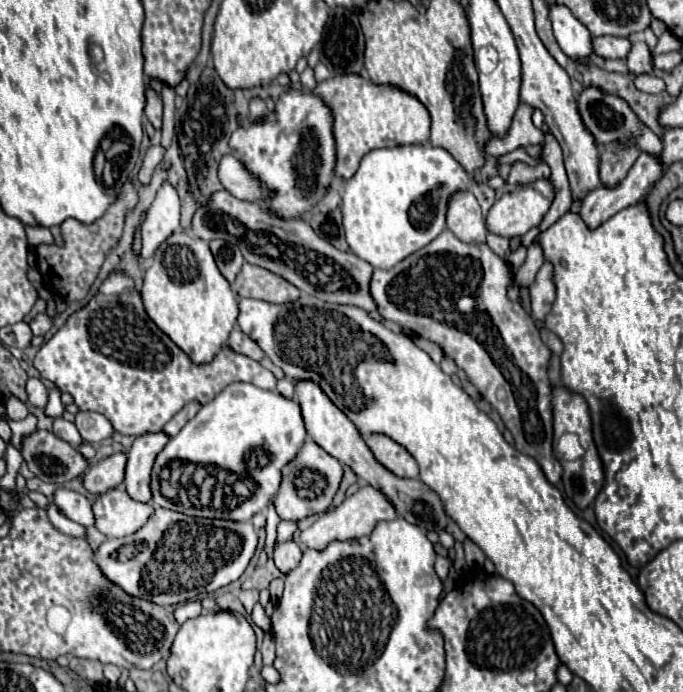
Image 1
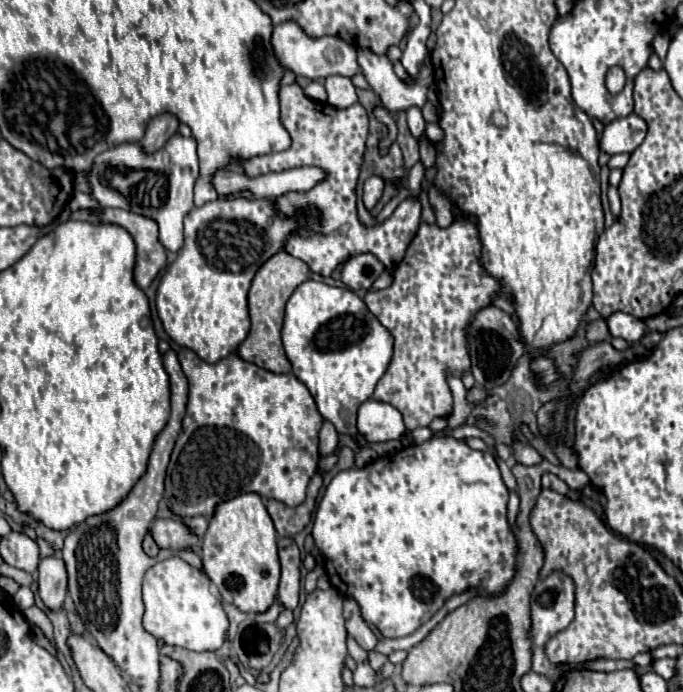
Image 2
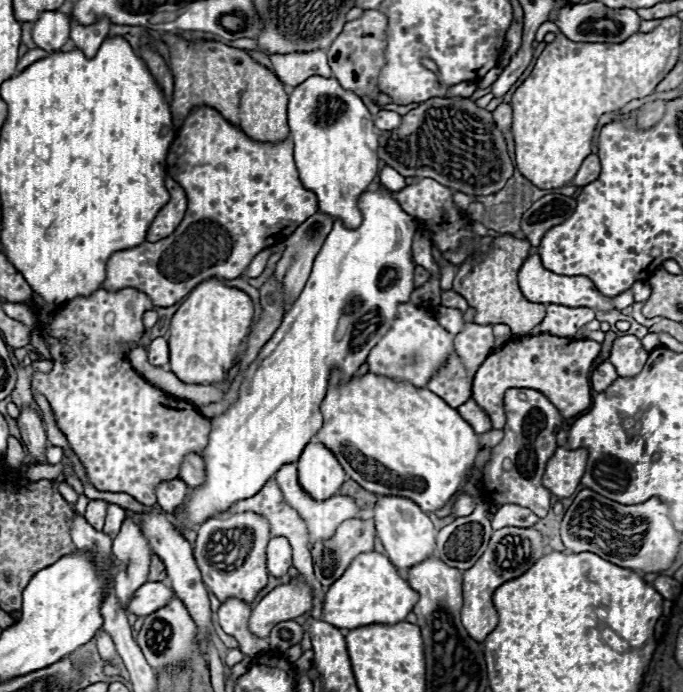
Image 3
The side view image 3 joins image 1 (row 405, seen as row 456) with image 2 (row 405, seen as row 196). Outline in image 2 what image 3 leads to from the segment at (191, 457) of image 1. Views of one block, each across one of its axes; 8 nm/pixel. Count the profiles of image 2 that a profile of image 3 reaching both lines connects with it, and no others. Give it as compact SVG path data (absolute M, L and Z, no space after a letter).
M366 400L358 408L360 418L360 436L368 442L386 442L398 440L404 436L406 426L402 422L402 414L388 402Z

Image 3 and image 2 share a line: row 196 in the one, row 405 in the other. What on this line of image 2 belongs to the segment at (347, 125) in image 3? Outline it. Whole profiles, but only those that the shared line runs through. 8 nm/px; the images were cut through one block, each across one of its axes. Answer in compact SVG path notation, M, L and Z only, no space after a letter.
M306 280L294 290L290 300L286 302L282 342L294 376L310 390L322 418L330 420L336 426L338 434L354 436L356 410L364 400L372 398L376 382L382 378L392 360L392 334L376 320L376 316L372 316L372 312L368 312L362 298L350 288L338 288L318 280Z

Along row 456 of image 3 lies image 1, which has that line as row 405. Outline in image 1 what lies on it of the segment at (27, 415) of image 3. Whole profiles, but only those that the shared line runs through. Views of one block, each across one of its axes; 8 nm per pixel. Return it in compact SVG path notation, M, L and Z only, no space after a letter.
M28 378L26 382L26 392L28 392L28 402L36 408L44 408L48 402L48 390L38 378Z

